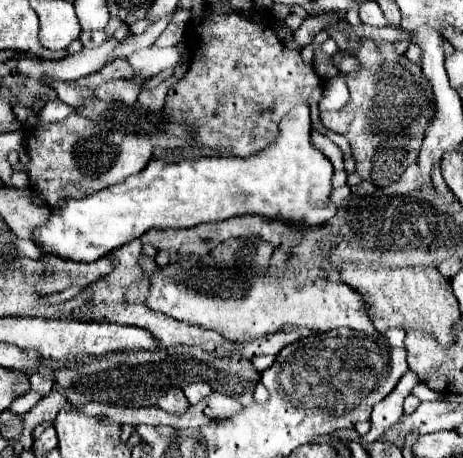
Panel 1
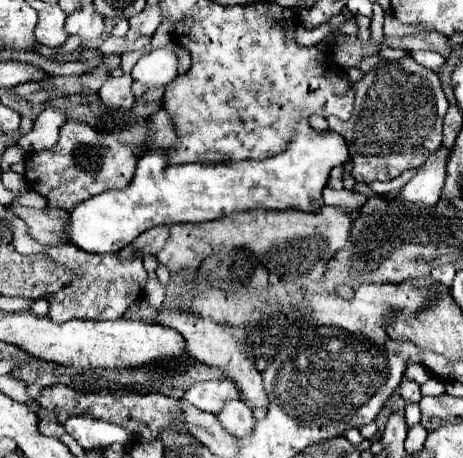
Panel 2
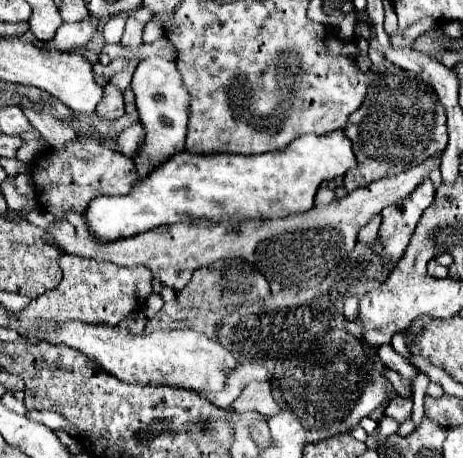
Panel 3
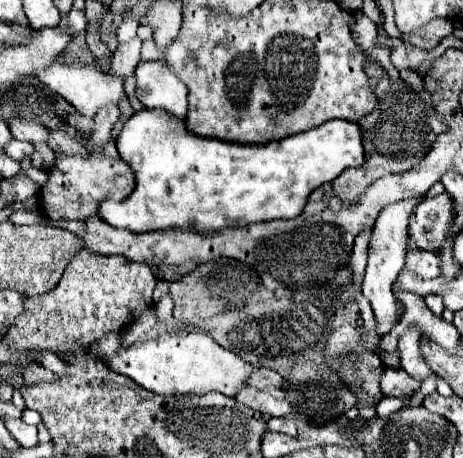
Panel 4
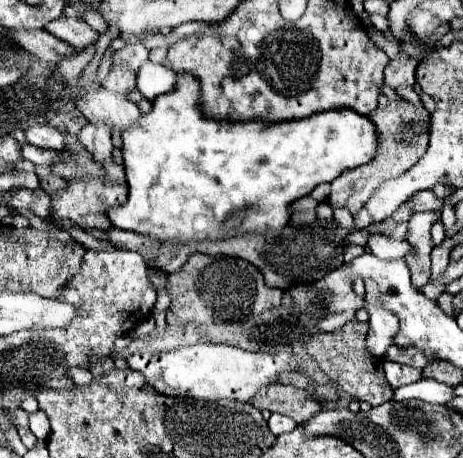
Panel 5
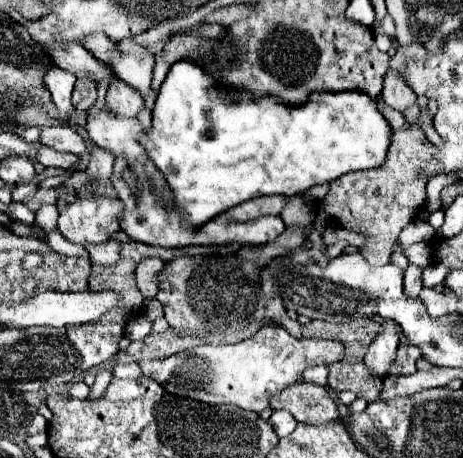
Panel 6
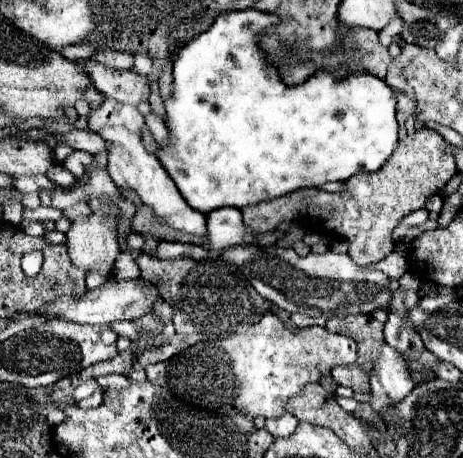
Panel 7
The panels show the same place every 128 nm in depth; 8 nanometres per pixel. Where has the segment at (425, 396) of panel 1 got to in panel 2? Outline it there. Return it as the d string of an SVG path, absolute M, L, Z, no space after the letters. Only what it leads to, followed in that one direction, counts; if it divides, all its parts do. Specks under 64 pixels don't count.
M430 378L426 384L420 386L420 390L422 390L424 396L438 396L438 394L444 394L444 382Z

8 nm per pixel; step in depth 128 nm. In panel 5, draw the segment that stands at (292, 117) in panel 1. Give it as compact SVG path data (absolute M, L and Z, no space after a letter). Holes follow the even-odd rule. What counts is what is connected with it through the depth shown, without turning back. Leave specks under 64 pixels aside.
M186 72L178 74L176 90L154 100L152 110L142 114L138 124L122 132L122 156L128 178L130 196L122 206L108 208L106 216L112 226L140 232L156 240L206 240L224 238L236 232L244 232L244 224L252 222L252 232L264 232L268 228L280 230L290 220L290 204L310 194L318 184L332 182L344 170L368 164L376 156L376 128L366 116L358 116L352 110L320 112L304 120L264 124L264 122L218 122L204 118L198 106L200 84ZM236 214L244 214L240 228L226 228L224 222Z

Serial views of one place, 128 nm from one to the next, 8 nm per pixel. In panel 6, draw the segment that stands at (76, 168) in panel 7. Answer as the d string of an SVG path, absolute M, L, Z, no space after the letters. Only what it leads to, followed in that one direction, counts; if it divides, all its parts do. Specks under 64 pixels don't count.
M38 146L36 150L36 158L44 168L62 168L62 170L70 170L76 168L80 158L74 154L66 154L66 152L58 152L52 150L48 146Z

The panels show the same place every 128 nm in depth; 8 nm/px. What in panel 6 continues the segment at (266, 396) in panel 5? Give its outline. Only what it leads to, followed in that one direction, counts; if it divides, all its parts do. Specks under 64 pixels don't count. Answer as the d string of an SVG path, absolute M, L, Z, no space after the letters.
M296 382L270 400L272 410L286 410L304 424L328 424L338 420L338 410L328 390L316 384Z

